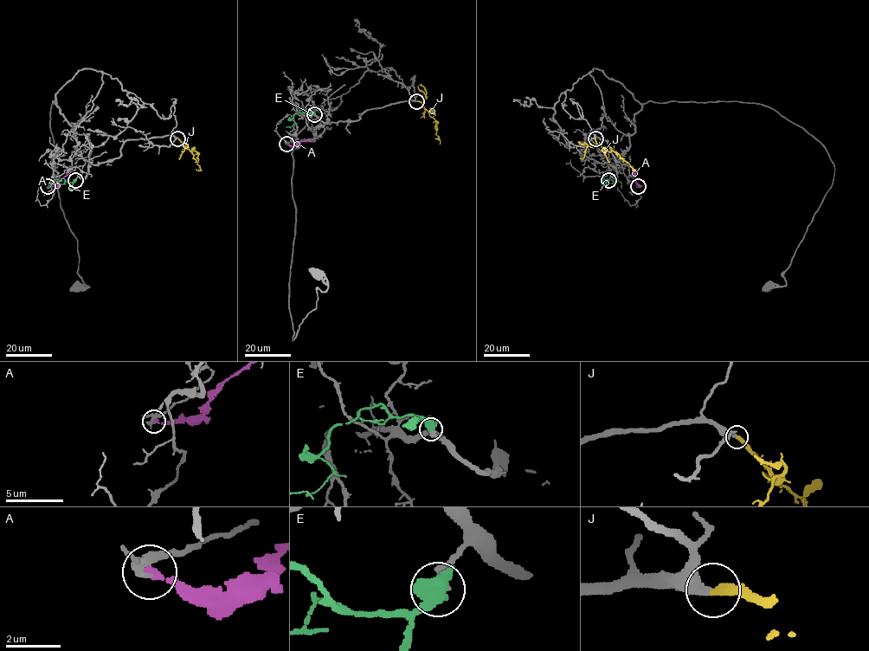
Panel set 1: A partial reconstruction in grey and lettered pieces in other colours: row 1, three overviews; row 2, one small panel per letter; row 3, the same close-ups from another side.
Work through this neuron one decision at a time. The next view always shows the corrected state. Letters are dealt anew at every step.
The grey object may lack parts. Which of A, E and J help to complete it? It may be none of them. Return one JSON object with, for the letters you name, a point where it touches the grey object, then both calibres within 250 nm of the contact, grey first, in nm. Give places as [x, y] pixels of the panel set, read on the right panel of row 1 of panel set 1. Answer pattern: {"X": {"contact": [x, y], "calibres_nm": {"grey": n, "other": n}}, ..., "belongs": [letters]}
{"E": {"contact": [608, 180], "calibres_nm": {"grey": 280, "other": 700}}, "J": {"contact": [595, 138], "calibres_nm": {"grey": 360, "other": 300}}, "belongs": ["E", "J"]}

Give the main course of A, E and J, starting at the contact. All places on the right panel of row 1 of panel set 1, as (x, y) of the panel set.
A: (638, 186), (636, 170)
E: (608, 180), (606, 183), (603, 180), (620, 181), (621, 188)
J: (595, 138), (606, 150), (618, 153), (632, 169)

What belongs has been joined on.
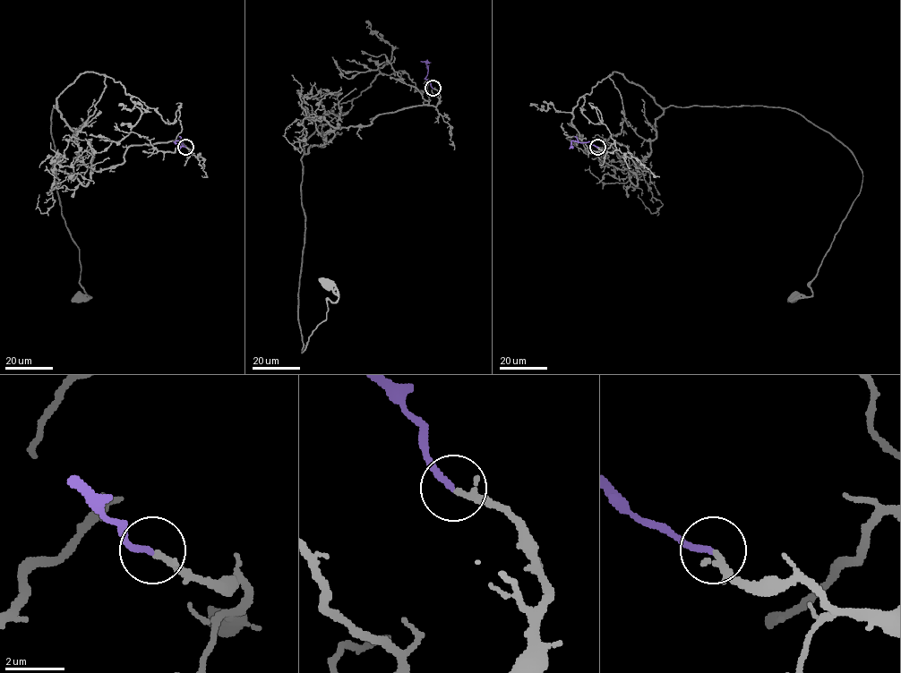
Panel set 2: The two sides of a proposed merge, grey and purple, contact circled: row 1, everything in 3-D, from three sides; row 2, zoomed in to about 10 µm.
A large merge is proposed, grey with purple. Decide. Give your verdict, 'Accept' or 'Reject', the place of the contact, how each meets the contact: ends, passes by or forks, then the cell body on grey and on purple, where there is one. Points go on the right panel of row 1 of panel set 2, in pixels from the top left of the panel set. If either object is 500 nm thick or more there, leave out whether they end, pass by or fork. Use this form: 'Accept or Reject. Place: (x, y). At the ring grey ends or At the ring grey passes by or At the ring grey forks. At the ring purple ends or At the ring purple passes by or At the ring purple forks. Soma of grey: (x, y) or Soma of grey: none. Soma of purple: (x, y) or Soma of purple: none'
Accept. Place: (597, 147). At the ring grey passes by. At the ring purple ends. Soma of grey: (793, 298). Soma of purple: none

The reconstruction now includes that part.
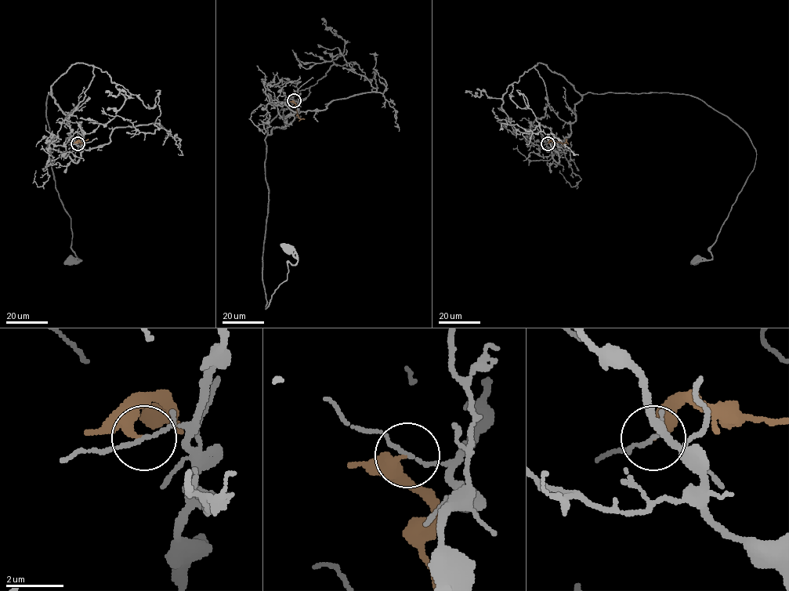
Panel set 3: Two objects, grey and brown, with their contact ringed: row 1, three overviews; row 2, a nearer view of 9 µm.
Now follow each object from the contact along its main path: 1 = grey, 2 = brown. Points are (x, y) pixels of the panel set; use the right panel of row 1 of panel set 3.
1: (548, 143), (560, 149), (587, 92), (689, 95), (729, 117), (749, 138), (755, 164), (711, 259), (695, 259)
2: (548, 143), (551, 140), (564, 143), (566, 139)

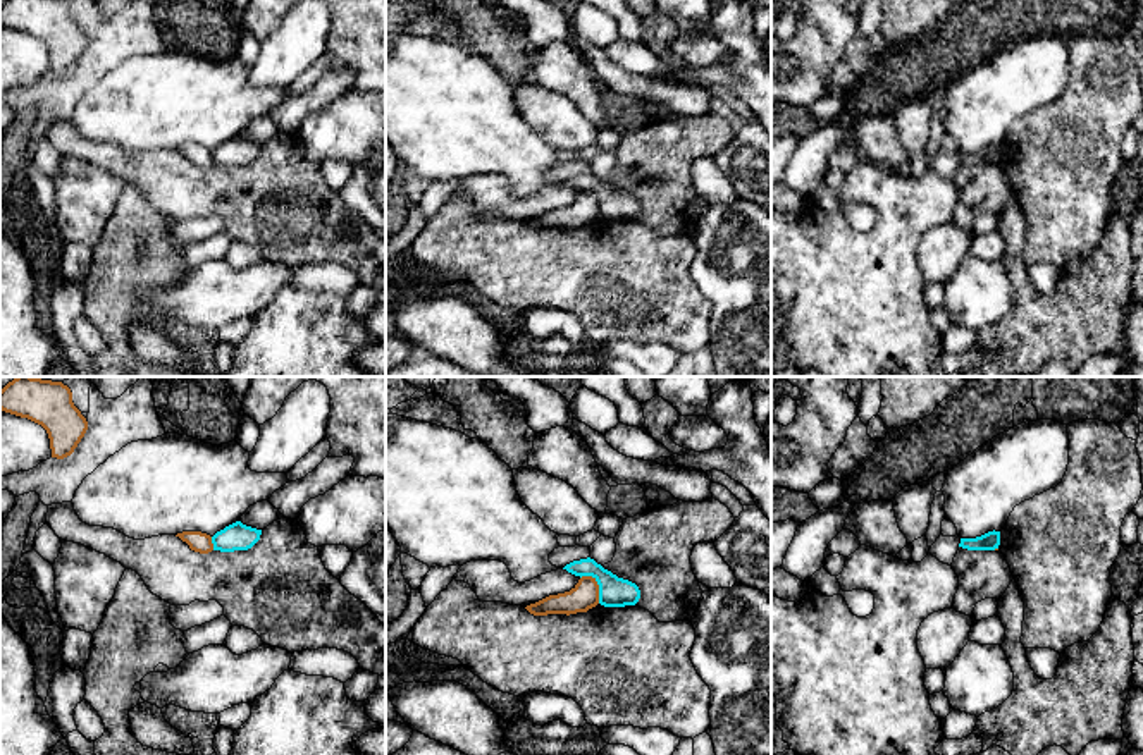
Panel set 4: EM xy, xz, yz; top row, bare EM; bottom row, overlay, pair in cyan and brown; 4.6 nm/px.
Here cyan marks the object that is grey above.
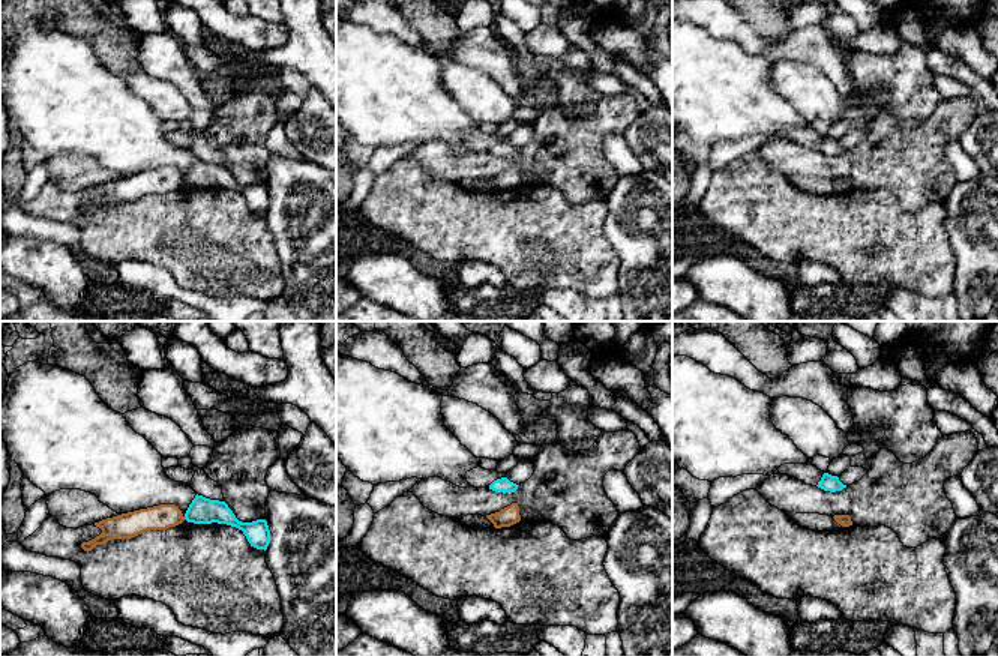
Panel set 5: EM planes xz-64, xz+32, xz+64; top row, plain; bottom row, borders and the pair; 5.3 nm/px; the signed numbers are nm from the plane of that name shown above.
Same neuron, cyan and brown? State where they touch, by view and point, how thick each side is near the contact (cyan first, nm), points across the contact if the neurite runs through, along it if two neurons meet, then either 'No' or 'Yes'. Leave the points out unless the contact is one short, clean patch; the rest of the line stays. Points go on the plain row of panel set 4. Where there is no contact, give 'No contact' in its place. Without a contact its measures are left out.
Touches cyan at xz (598, 198). Thickness 140 nm (cyan) against 130 nm. Boundary: xz (582, 190), (589, 190), (596, 196), (599, 217). No

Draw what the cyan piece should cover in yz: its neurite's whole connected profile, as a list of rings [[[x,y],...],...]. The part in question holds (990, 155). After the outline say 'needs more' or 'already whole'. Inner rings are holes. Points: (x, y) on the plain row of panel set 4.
[[[988,146],[976,153],[961,153],[959,162],[967,165],[995,165],[1000,160],[1000,146]]]; already whole

